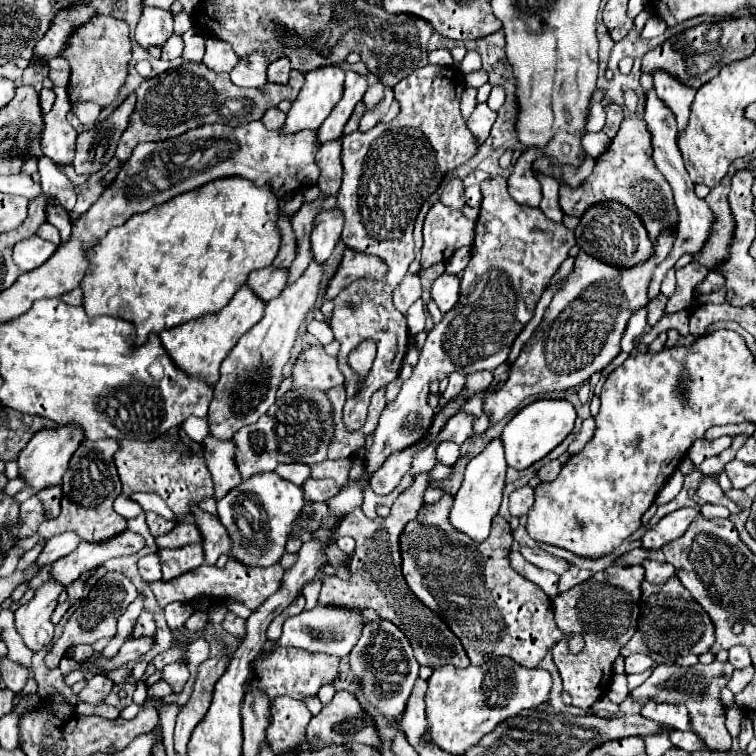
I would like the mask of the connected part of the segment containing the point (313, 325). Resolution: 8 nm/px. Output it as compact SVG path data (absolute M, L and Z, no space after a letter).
M309 321L307 323L307 331L321 343L321 345L327 345L327 343L331 343L335 337L333 337L333 331L331 331L331 327L329 325L325 325L323 321Z

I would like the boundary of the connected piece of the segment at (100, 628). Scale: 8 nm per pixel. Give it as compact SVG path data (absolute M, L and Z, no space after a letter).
M107 573L105 577L101 577L89 591L89 595L85 599L81 599L79 607L75 609L75 613L69 617L63 635L55 641L55 645L49 649L47 657L45 657L45 665L49 669L55 669L61 661L61 655L65 655L65 651L71 645L79 645L79 643L87 643L93 645L95 641L103 639L103 637L113 637L117 633L117 619L123 615L123 611L127 609L129 603L133 603L137 599L137 589L135 585L121 573Z

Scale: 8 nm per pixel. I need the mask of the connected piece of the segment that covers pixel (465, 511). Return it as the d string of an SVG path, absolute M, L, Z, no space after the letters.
M493 439L485 447L485 451L473 457L467 465L463 485L457 491L455 503L449 513L449 521L455 531L469 535L475 543L483 543L489 537L491 519L497 515L499 505L501 505L501 493L505 487L505 471L507 471L507 463L505 463L505 451L501 445L501 439Z

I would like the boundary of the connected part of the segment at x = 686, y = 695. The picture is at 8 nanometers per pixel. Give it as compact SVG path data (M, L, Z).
M713 661L711 665L693 665L693 667L679 667L679 665L659 665L653 675L641 685L637 687L631 695L635 701L645 703L645 699L655 699L661 703L683 703L689 709L691 715L691 723L695 723L695 731L697 735L703 737L703 741L707 743L709 751L731 751L731 735L725 729L725 715L723 715L723 703L719 699L719 691L721 687L727 685L727 681L733 675L733 665L721 663L721 661Z

